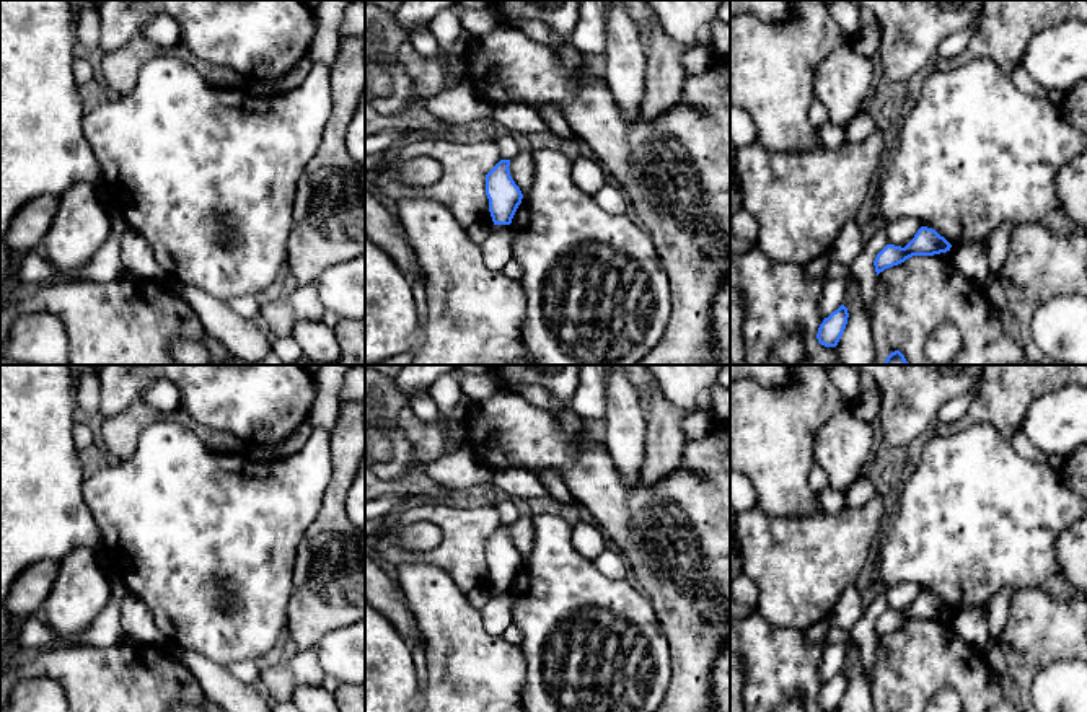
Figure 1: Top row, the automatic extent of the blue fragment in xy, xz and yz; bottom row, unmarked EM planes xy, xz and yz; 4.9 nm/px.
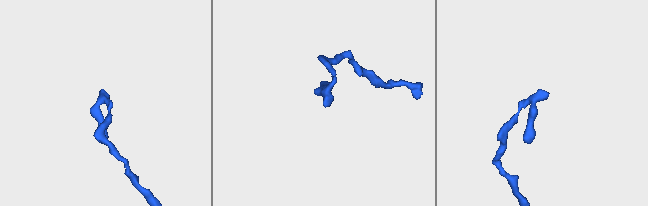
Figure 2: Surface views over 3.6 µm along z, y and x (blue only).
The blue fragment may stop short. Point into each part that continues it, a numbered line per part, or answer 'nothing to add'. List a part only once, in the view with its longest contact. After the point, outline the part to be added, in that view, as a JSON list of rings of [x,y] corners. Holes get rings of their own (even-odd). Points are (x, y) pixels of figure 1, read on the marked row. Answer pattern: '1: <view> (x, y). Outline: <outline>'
nothing to add

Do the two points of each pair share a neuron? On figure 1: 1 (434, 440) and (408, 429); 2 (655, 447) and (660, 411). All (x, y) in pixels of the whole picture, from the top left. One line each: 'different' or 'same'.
1: same
2: same

